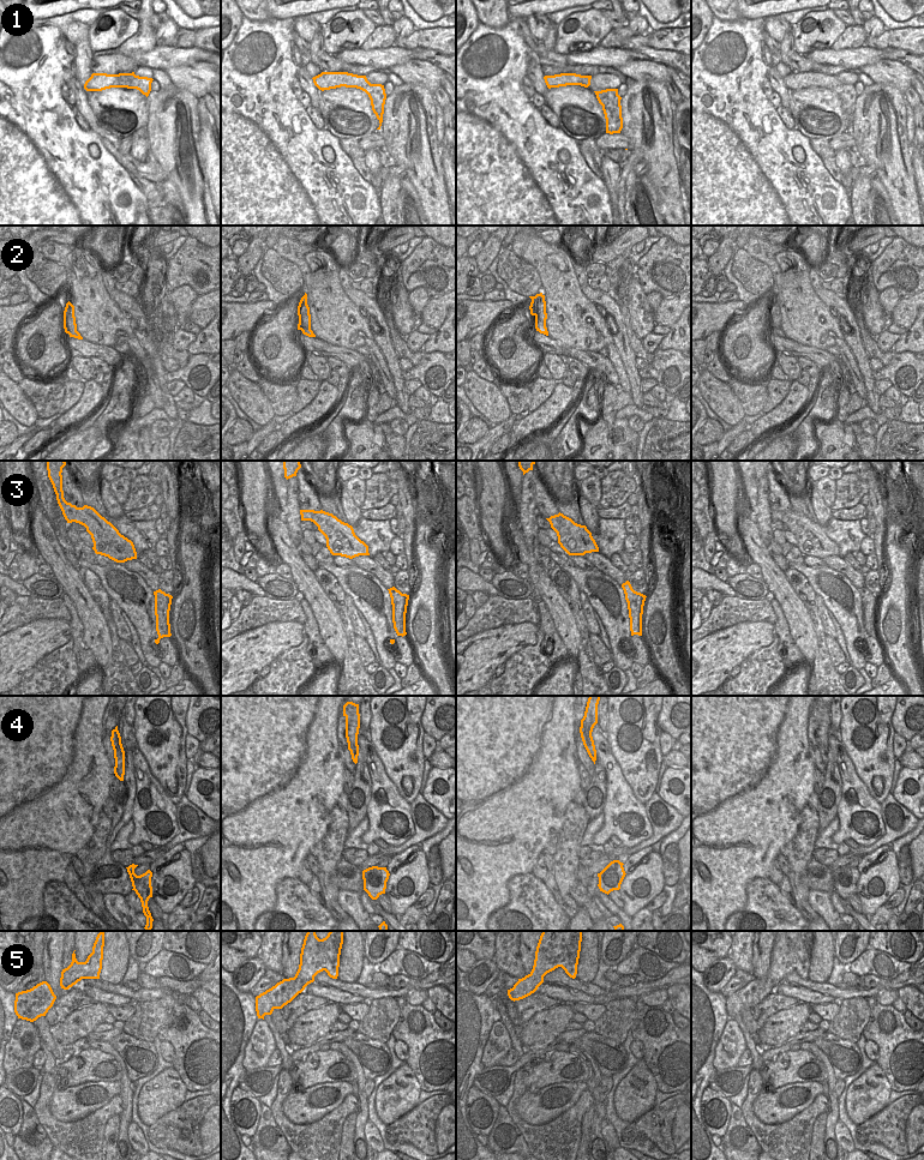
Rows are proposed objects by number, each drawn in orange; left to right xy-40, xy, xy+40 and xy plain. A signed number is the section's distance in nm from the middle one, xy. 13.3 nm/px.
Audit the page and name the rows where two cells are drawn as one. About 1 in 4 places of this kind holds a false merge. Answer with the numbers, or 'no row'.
3, 4.

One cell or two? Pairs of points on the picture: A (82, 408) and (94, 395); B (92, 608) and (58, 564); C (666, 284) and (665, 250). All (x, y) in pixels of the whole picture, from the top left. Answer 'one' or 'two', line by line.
A: one
B: one
C: one

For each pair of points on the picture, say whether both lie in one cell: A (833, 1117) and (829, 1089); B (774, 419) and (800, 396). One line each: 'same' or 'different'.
A: same
B: same

